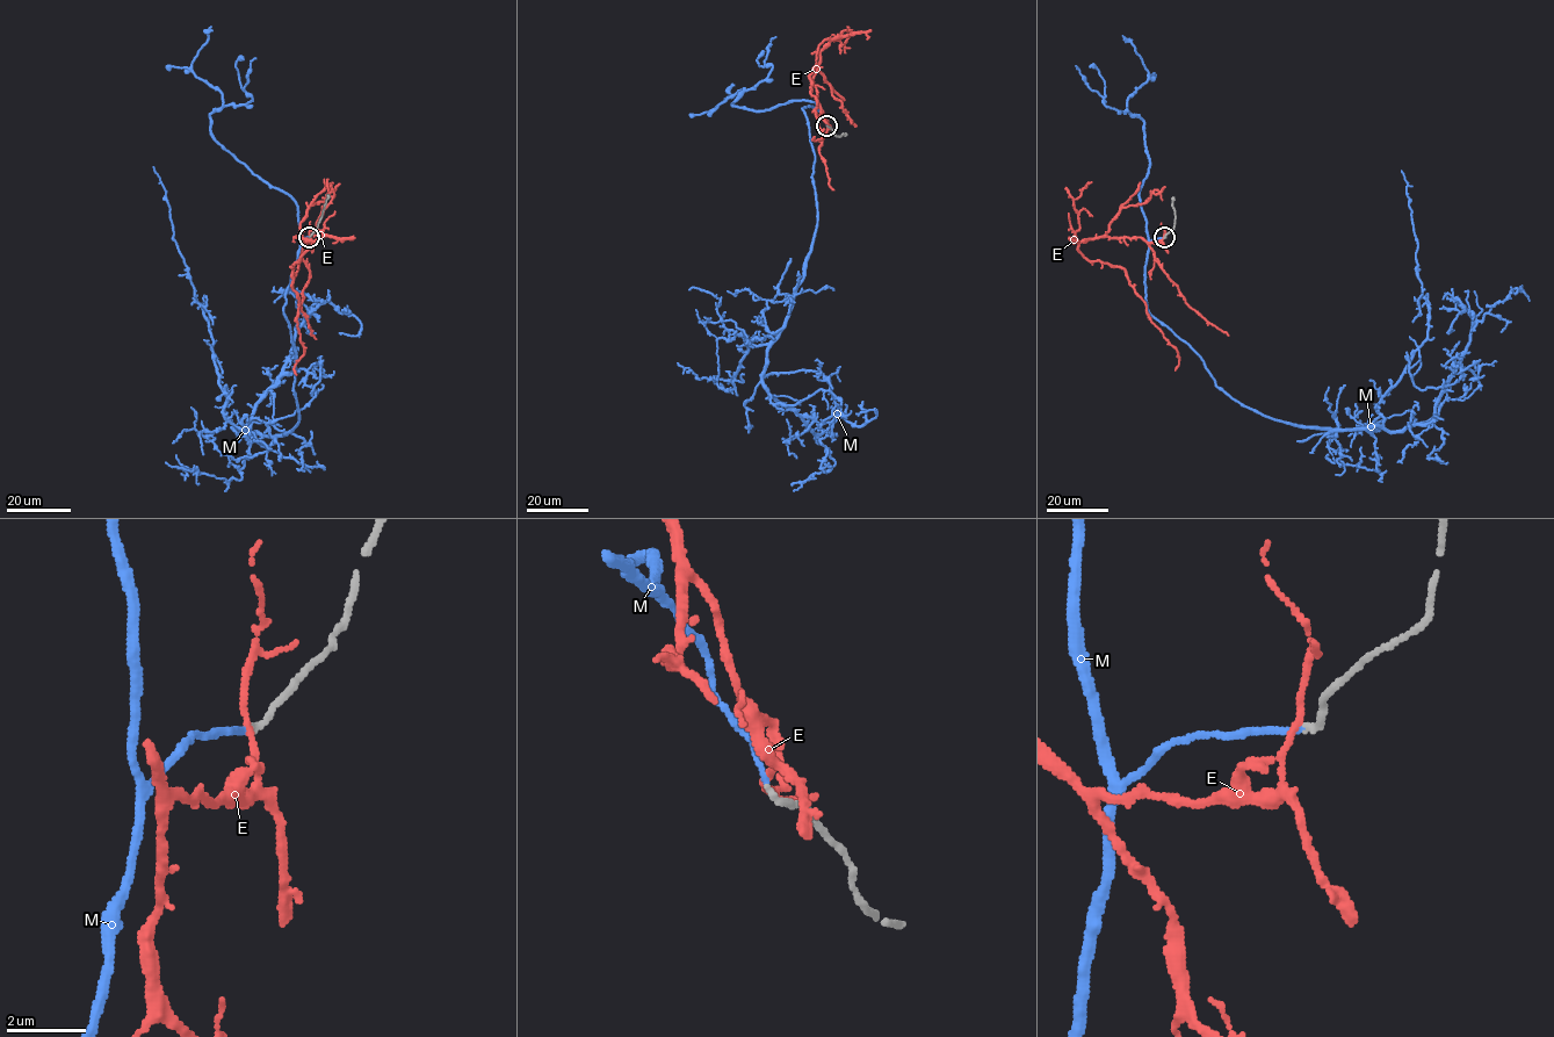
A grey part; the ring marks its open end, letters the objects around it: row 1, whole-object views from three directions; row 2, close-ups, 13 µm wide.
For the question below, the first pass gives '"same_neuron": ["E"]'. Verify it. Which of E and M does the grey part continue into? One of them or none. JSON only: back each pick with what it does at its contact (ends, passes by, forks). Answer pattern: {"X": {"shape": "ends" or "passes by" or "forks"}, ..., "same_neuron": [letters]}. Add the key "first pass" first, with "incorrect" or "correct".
{"first pass": "incorrect", "M": {"shape": "ends"}, "same_neuron": ["M"]}

